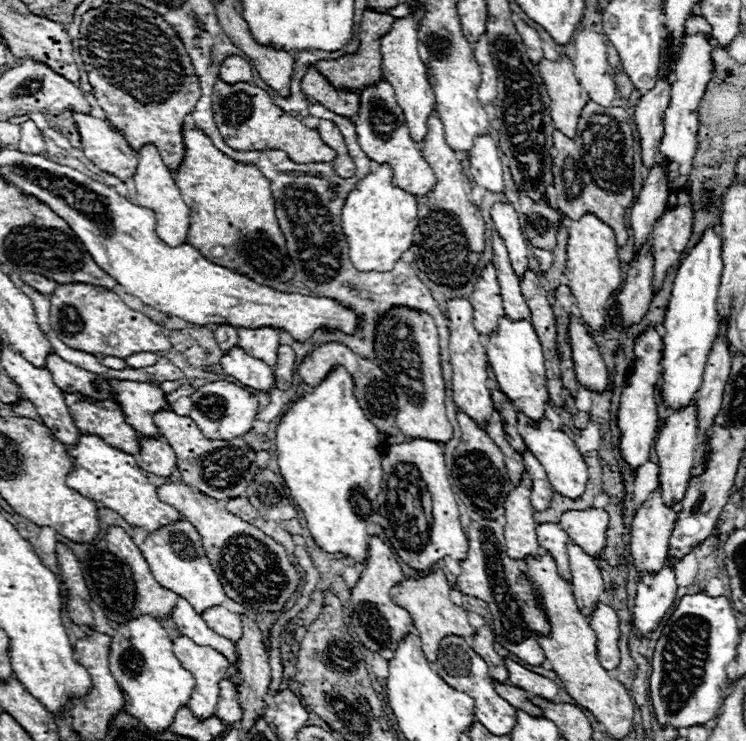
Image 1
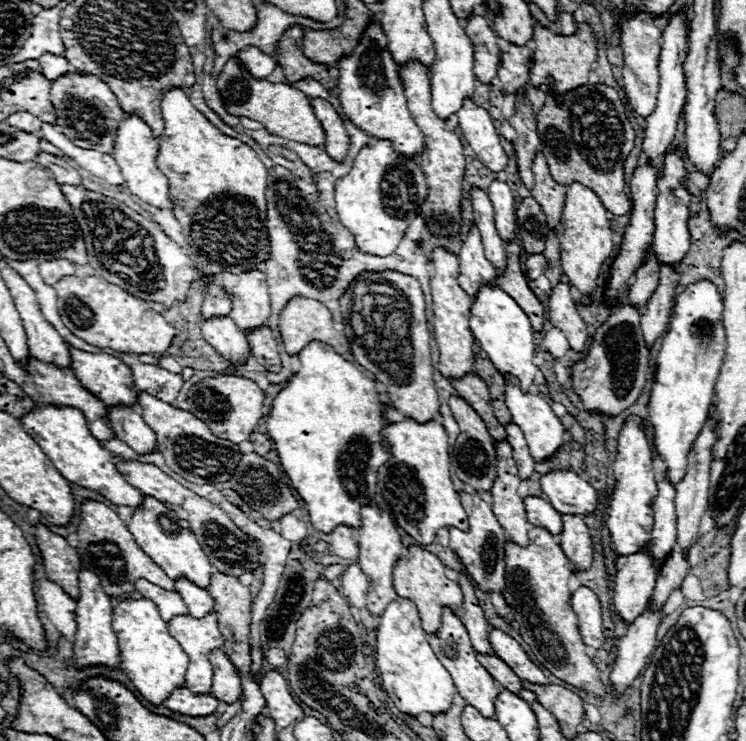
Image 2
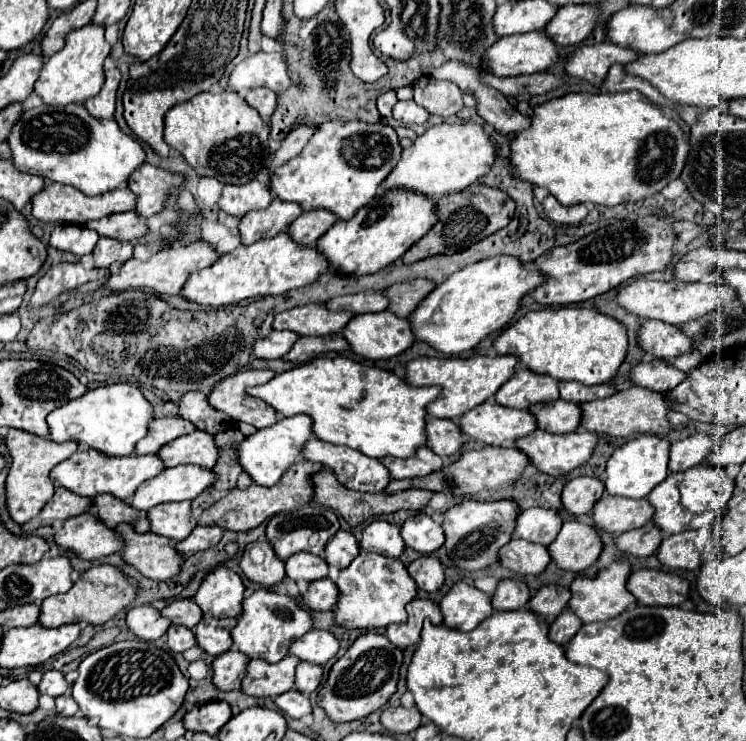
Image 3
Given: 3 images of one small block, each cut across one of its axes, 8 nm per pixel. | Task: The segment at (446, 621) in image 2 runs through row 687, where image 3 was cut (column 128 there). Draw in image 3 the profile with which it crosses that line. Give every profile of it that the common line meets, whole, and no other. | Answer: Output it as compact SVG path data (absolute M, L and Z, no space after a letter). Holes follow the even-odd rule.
M82 448L78 450L76 454L72 454L70 458L66 458L64 462L60 462L54 470L52 470L52 478L80 494L80 496L88 496L88 498L94 498L96 494L112 494L116 498L124 498L124 500L130 500L136 492L136 488L152 478L152 476L158 476L160 472L164 470L164 462L158 458L158 454L146 454L146 456L122 456L122 458L114 458L114 456L108 456L108 454L100 454L98 450L94 448Z

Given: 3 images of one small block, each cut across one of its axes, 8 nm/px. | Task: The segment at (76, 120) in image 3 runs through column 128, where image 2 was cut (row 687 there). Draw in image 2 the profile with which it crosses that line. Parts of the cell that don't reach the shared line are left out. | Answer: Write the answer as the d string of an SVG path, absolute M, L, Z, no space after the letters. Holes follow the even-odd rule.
M128 598L114 608L114 632L120 646L120 666L134 688L152 704L164 704L166 696L184 684L188 654L170 636L166 622L160 618L156 604L148 598Z

